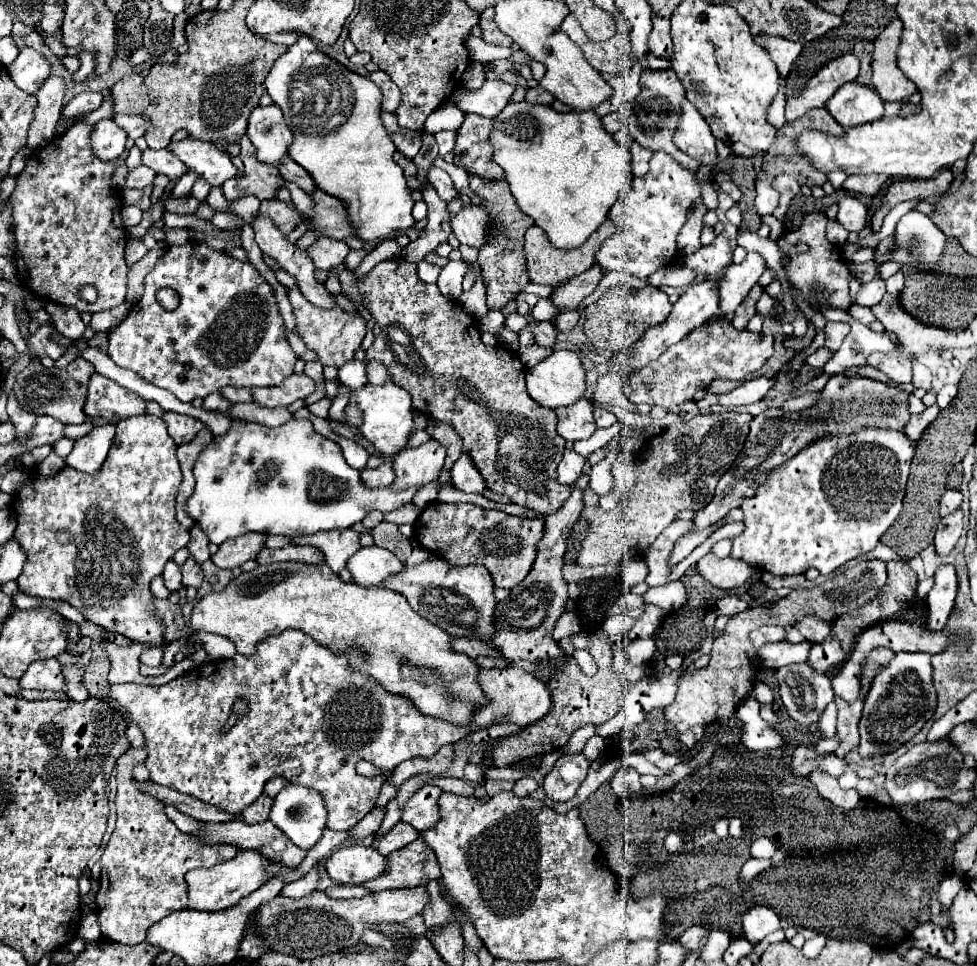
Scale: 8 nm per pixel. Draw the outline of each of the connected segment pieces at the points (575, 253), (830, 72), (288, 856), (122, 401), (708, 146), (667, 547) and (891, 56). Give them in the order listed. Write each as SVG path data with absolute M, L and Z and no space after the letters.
M606 219L596 231L594 235L590 235L590 239L582 245L582 247L576 247L576 249L570 249L570 251L560 251L556 247L550 245L546 233L532 225L528 231L526 231L526 243L524 243L524 249L526 249L526 259L528 259L528 277L532 283L540 283L540 285L552 285L552 287L558 287L566 281L570 281L572 277L588 271L592 265L594 265L594 257L600 249L600 245L604 243L604 239L608 239L612 233L616 231L614 223L610 219Z
M846 53L828 65L824 65L804 87L798 97L790 97L786 103L786 119L794 121L806 111L824 107L824 103L834 95L838 87L848 81L854 81L860 71L860 61L856 55Z
M240 819L230 823L206 823L206 833L202 833L200 839L206 843L226 843L240 849L252 849L286 867L298 867L306 859L306 851L294 847L294 843L290 843L290 839L286 839L286 835L282 835L282 831L278 831L270 821L256 825L248 825Z
M96 373L88 383L84 413L92 419L104 417L120 421L134 415L146 415L146 401L138 393Z
M684 101L682 115L680 115L680 127L674 135L674 143L678 149L682 149L686 155L700 159L704 165L712 165L716 161L716 147L714 147L714 135L708 127L708 123L694 111L690 101Z
M672 521L670 527L666 527L658 539L644 551L644 561L648 565L648 577L646 577L646 585L648 587L658 587L658 585L666 585L668 583L668 575L670 575L670 553L674 549L674 543L684 537L690 529L694 527L694 521Z
M894 19L874 41L872 57L872 85L882 101L904 101L916 93L916 85L896 65L896 51L900 45L902 21Z

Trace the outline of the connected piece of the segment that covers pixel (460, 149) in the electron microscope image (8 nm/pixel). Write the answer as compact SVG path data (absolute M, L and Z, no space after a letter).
M466 115L464 125L458 131L454 147L454 165L480 179L504 179L502 167L492 159L492 145L488 135L494 121L480 115Z

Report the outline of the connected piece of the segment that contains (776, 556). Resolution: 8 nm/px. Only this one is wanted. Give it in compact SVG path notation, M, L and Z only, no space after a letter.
M862 429L850 437L828 435L824 441L812 443L774 471L766 483L760 485L756 497L744 499L742 511L746 529L734 539L732 557L754 563L754 567L772 575L798 575L810 567L822 575L830 575L846 561L872 551L884 531L894 523L902 509L912 457L914 443L896 431Z

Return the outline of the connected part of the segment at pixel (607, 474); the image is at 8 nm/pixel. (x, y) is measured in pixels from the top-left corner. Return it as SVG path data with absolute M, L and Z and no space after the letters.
M618 447L618 449L612 449L610 455L608 455L604 461L596 463L596 465L592 467L592 471L590 471L589 487L592 487L600 497L602 497L602 495L608 495L608 493L612 491L613 478L610 471L612 463L614 463L614 459L616 459L618 453L620 453L620 447Z

